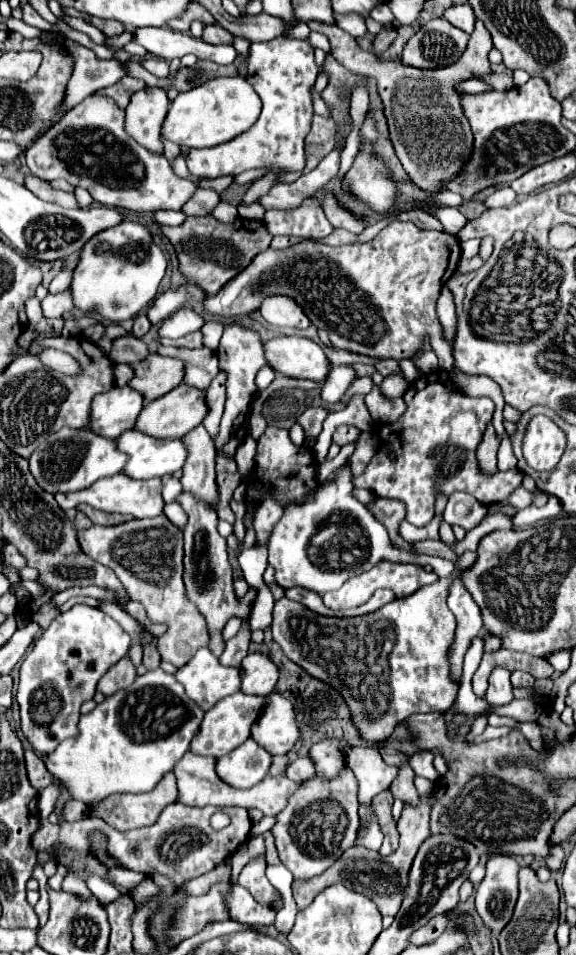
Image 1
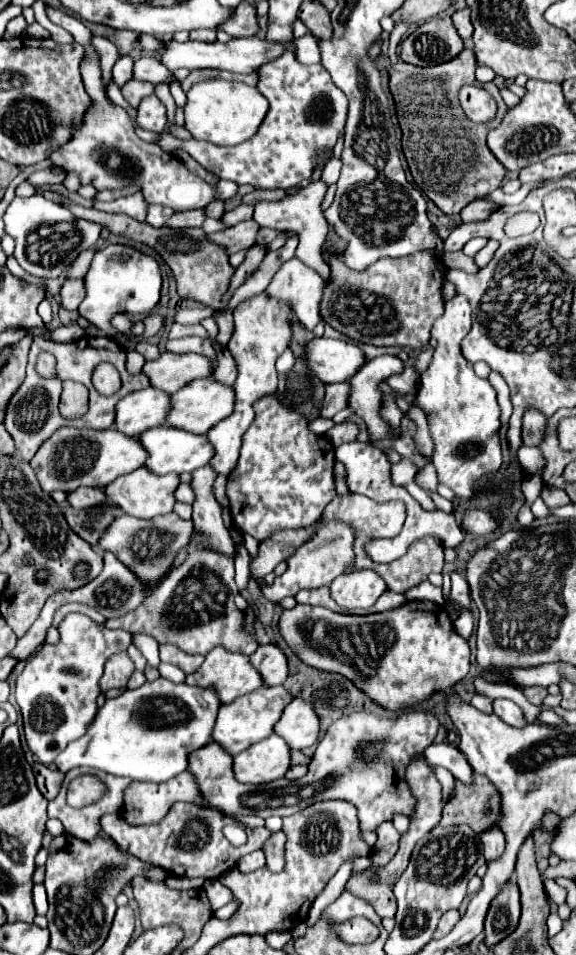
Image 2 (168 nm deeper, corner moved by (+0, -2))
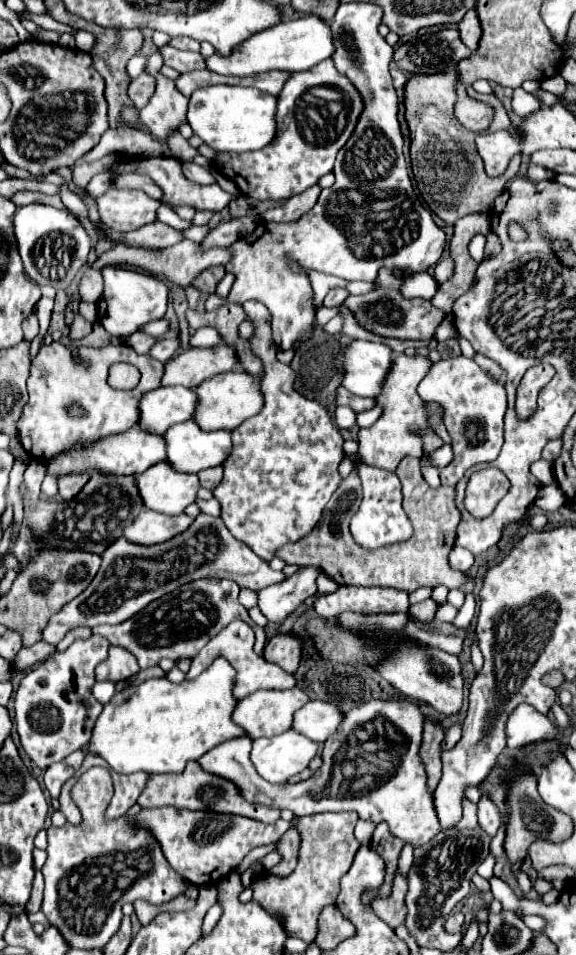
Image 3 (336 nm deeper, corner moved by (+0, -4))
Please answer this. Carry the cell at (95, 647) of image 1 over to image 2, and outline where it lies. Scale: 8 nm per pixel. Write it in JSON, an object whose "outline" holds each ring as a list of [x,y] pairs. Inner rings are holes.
{"outline":[[[69,613],[59,623],[59,643],[41,645],[27,661],[15,685],[15,699],[23,715],[23,731],[27,745],[43,765],[51,765],[55,757],[75,739],[83,737],[87,725],[97,713],[97,697],[101,695],[99,679],[107,659],[127,651],[131,635],[123,629],[107,629],[83,613]]]}

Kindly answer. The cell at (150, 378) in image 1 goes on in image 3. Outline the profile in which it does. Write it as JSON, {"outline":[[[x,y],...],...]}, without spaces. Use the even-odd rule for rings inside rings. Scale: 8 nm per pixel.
{"outline":[[[223,343],[207,349],[189,349],[173,357],[165,365],[163,385],[183,385],[183,387],[195,389],[209,377],[233,371],[237,367],[239,367],[239,361],[233,345]]]}

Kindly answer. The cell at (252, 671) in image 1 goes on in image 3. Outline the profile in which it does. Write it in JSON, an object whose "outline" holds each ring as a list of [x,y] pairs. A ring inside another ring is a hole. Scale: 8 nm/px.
{"outline":[[[293,631],[277,633],[265,645],[263,655],[267,661],[281,665],[287,673],[295,673],[303,655],[303,637]]]}

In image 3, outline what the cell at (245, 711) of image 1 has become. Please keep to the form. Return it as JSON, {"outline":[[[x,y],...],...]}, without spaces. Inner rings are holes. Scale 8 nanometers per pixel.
{"outline":[[[299,687],[285,691],[255,691],[235,707],[233,721],[241,725],[251,739],[273,737],[291,729],[293,715],[309,701]]]}

